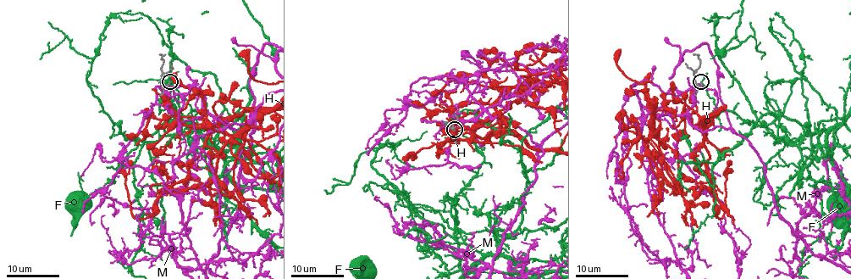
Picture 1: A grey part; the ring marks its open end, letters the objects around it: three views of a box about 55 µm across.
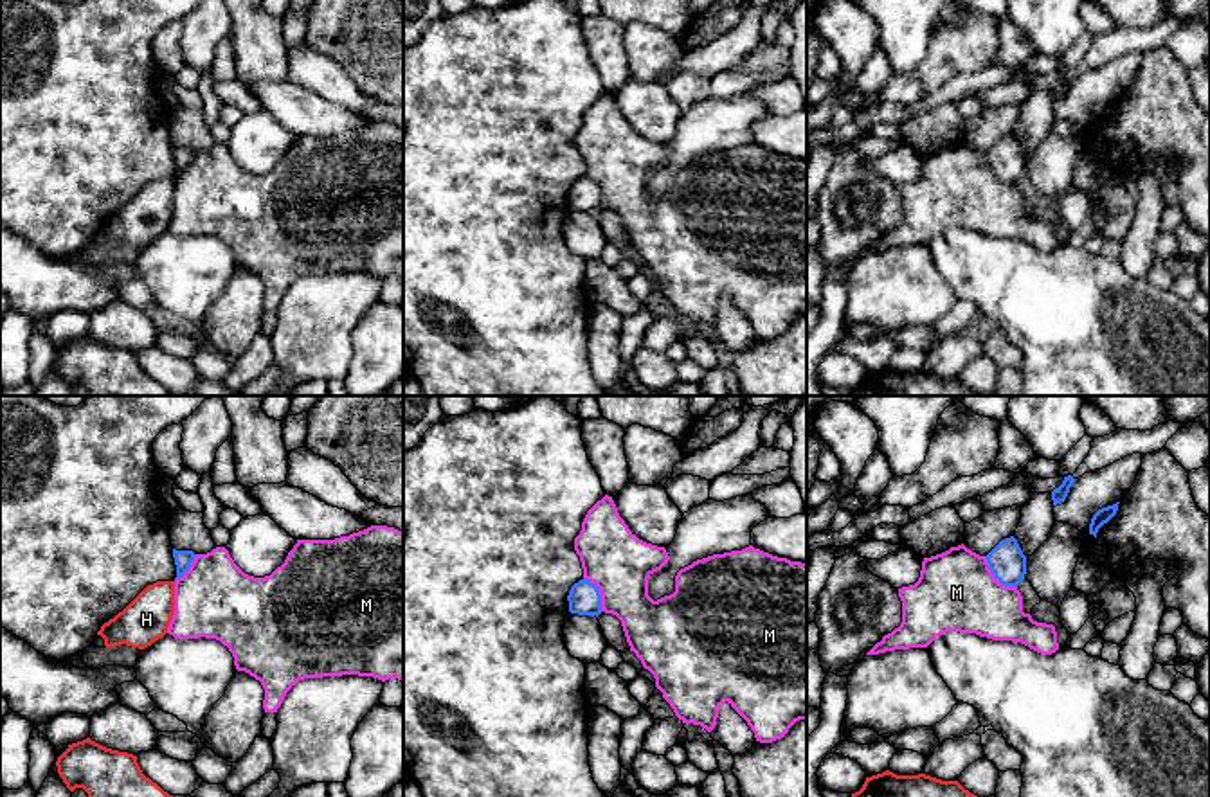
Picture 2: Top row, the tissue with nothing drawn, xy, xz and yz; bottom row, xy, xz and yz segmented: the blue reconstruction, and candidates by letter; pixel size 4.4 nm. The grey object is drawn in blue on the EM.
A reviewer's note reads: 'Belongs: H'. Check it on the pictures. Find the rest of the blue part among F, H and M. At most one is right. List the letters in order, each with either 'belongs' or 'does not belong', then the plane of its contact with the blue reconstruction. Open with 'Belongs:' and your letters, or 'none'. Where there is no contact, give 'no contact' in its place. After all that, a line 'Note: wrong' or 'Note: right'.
Belongs: none
F: does not belong; no contact
H: does not belong; no contact
M: does not belong; meets blue in yz
Note: wrong

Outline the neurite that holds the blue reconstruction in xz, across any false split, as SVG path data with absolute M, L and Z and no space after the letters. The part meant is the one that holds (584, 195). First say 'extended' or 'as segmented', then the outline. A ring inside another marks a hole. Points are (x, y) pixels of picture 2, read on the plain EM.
as segmented; M585 175L571 184L567 198L571 210L596 214L601 210L600 185Z

